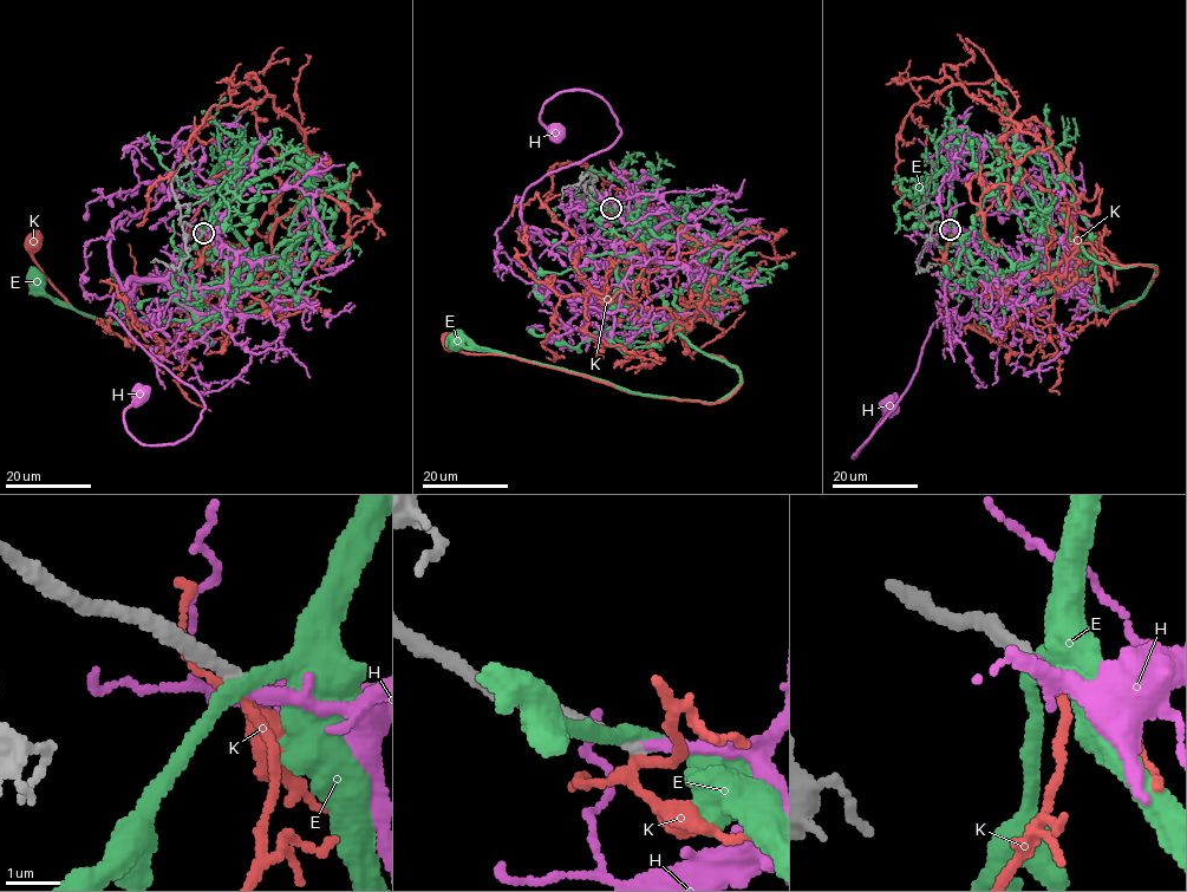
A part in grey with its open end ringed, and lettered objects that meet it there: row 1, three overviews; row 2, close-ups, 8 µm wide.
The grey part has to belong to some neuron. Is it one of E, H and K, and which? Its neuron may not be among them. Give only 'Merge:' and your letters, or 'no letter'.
Merge: H

